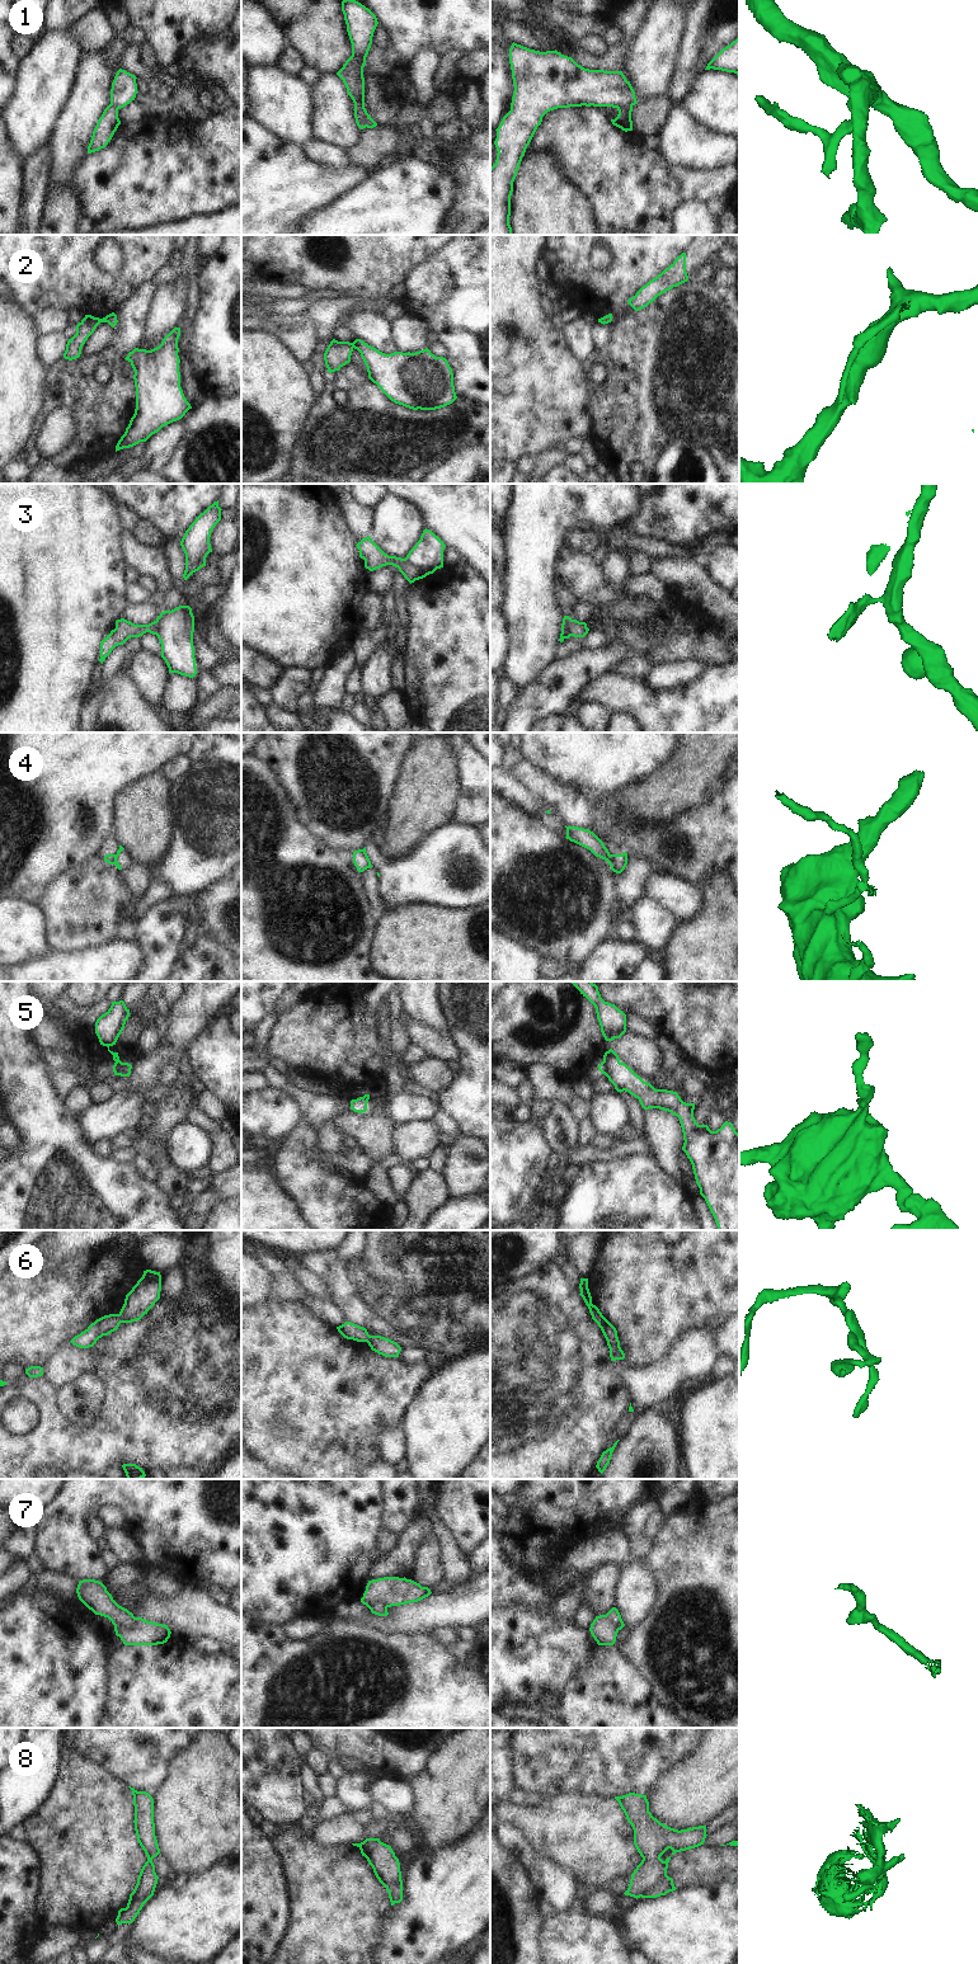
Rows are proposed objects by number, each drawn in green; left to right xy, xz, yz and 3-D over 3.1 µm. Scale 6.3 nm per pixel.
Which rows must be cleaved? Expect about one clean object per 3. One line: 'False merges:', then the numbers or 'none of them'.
False merges: 1, 2, 3, 4, 6, 7, 8

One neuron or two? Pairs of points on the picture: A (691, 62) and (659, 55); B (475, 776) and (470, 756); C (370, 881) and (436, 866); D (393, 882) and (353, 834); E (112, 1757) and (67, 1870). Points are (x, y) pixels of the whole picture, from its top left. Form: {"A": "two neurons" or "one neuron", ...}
{"A": "two neurons", "B": "one neuron", "C": "two neurons", "D": "two neurons", "E": "two neurons"}

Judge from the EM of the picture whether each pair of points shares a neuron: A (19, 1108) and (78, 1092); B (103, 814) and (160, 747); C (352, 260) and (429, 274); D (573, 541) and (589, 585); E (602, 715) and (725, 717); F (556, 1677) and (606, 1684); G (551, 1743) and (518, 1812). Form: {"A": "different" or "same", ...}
{"A": "different", "B": "same", "C": "different", "D": "different", "E": "different", "F": "different", "G": "different"}

